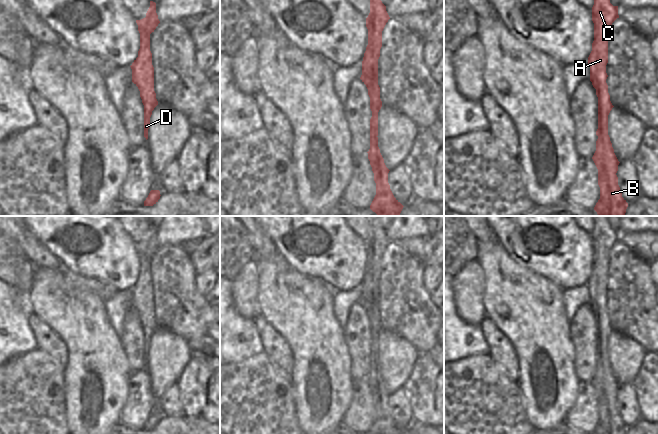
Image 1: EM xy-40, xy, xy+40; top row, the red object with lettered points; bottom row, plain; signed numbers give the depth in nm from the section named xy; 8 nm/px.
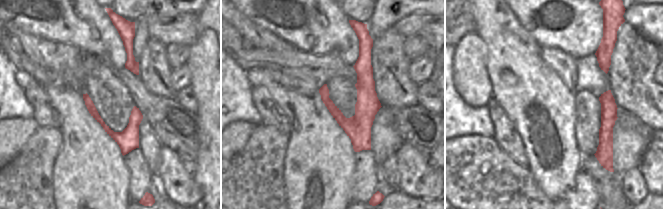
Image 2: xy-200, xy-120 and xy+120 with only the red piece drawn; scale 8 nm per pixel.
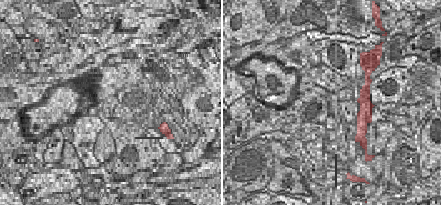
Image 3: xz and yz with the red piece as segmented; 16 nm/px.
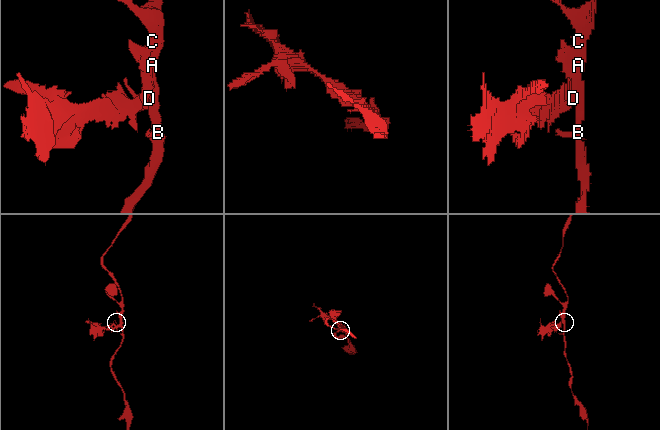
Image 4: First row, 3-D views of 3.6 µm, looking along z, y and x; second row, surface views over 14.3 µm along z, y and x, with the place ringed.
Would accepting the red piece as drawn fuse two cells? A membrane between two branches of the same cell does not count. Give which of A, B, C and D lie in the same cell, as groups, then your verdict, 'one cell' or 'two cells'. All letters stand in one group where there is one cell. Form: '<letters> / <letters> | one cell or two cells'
A B C / D | two cells

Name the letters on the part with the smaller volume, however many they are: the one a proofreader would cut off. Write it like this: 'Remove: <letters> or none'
Remove: D

